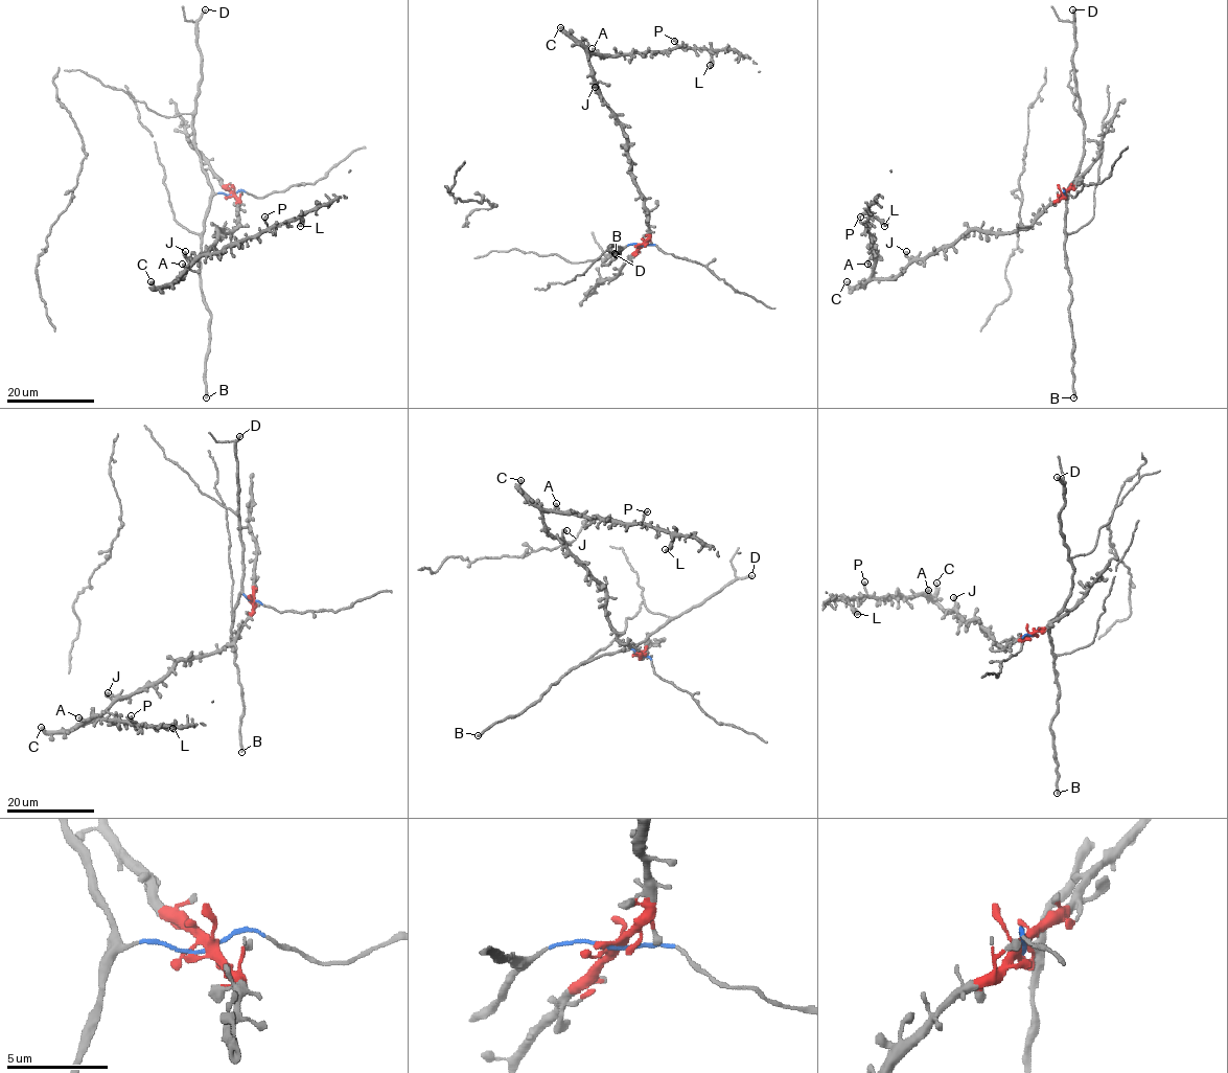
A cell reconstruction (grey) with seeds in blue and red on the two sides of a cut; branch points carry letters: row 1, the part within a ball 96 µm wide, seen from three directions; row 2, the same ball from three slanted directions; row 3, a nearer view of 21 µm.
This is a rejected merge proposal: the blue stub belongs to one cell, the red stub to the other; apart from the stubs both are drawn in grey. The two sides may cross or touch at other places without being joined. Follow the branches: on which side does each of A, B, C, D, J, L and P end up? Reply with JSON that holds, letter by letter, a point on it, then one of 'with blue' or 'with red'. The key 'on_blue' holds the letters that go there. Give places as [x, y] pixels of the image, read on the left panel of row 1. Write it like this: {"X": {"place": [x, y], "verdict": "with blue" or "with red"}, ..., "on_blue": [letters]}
{"A": {"place": [182, 264], "verdict": "with red"}, "B": {"place": [206, 397], "verdict": "with blue"}, "C": {"place": [151, 281], "verdict": "with red"}, "D": {"place": [205, 9], "verdict": "with blue"}, "J": {"place": [185, 251], "verdict": "with red"}, "L": {"place": [300, 226], "verdict": "with red"}, "P": {"place": [264, 217], "verdict": "with red"}, "on_blue": ["B", "D"]}

